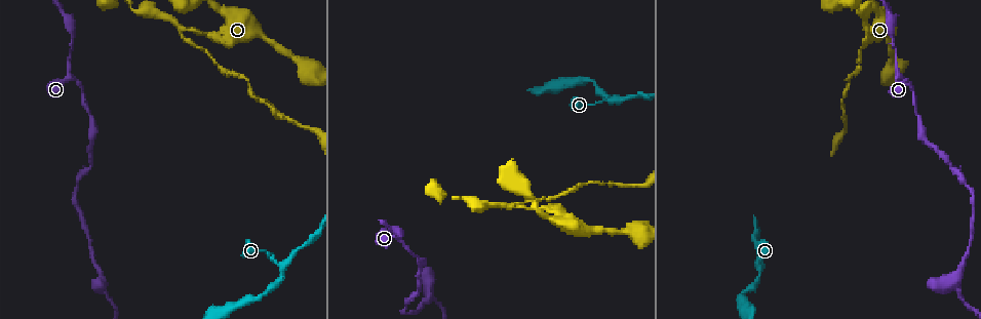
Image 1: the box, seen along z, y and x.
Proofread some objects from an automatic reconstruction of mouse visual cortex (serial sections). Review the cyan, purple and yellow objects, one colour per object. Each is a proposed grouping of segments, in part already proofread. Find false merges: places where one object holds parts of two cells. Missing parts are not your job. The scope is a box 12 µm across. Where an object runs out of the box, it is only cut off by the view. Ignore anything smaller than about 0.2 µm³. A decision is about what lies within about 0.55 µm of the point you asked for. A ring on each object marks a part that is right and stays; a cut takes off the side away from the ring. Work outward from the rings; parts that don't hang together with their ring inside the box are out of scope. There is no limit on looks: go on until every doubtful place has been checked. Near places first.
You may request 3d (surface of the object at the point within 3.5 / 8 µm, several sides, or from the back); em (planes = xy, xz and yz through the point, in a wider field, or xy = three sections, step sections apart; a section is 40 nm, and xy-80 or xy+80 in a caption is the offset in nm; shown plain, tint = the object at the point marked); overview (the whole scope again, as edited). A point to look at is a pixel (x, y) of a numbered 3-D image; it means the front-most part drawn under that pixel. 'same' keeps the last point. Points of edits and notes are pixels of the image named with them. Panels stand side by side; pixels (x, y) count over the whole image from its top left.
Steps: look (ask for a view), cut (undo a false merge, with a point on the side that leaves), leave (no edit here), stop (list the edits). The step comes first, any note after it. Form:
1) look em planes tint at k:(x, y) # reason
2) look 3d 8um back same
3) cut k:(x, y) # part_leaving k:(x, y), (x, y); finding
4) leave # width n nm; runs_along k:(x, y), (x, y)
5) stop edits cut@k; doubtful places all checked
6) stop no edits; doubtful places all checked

look 3d 3.5um at 1:(867, 29) # side arm on a straight run

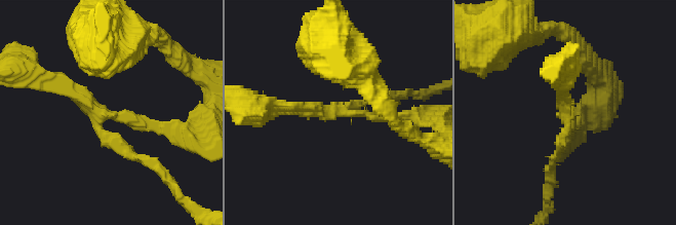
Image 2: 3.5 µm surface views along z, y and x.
look em xy step 1 tint at 2:(565, 114) # arms 3; arm_widths 150, 150, 200 nm

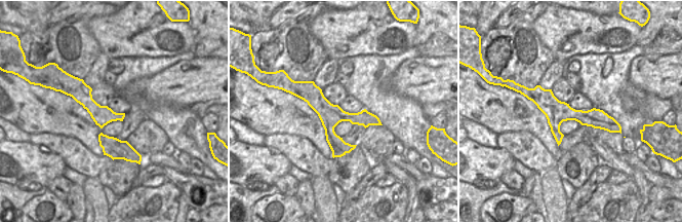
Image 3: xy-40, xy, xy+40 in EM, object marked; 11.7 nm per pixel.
leave # runs_along 2:(165, 126), (96, 117), (96, 129), (137, 158); all the same cell

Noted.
look 3d 3.5um at 1:(70, 56) # thin neck

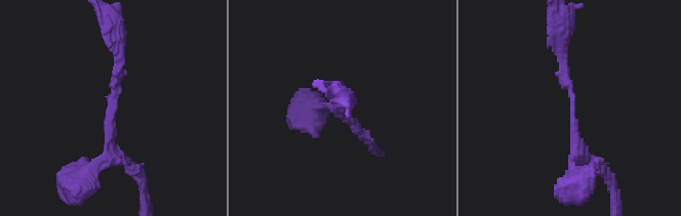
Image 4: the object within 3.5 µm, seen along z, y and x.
look em xy step 1 tint at 4:(108, 111) # arm_widths 150, 150 nm; need the tissue

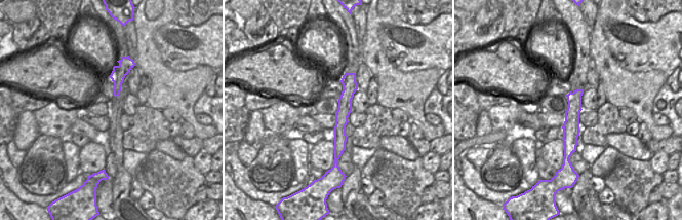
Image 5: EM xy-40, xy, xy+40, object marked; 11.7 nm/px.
leave # width 170 nm; runs_along 4:(91, 169), (110, 154), (119, 46); one cell here

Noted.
look 3d 3.5um at 1:(609, 99) # sharp bend

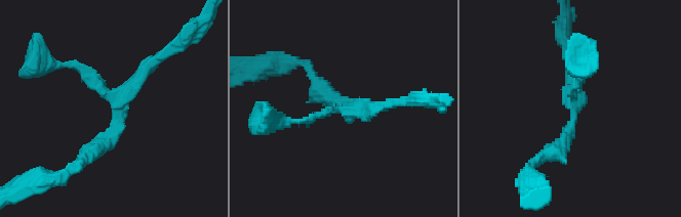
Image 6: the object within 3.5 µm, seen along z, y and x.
look em xy step 5 tint at 6:(342, 111) # shape alone is not enough

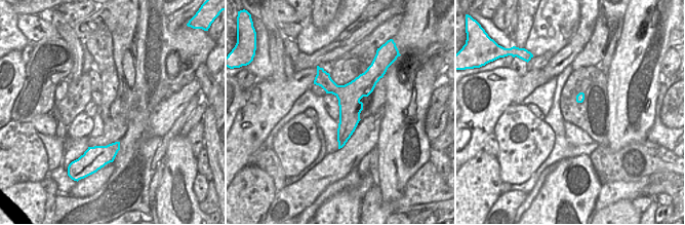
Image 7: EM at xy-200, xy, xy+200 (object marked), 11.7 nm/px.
leave # runs_along 6:(587, 63), (573, 88), (568, 135), (555, 152); all the same cell

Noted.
stop no edits; doubtful places all checked

